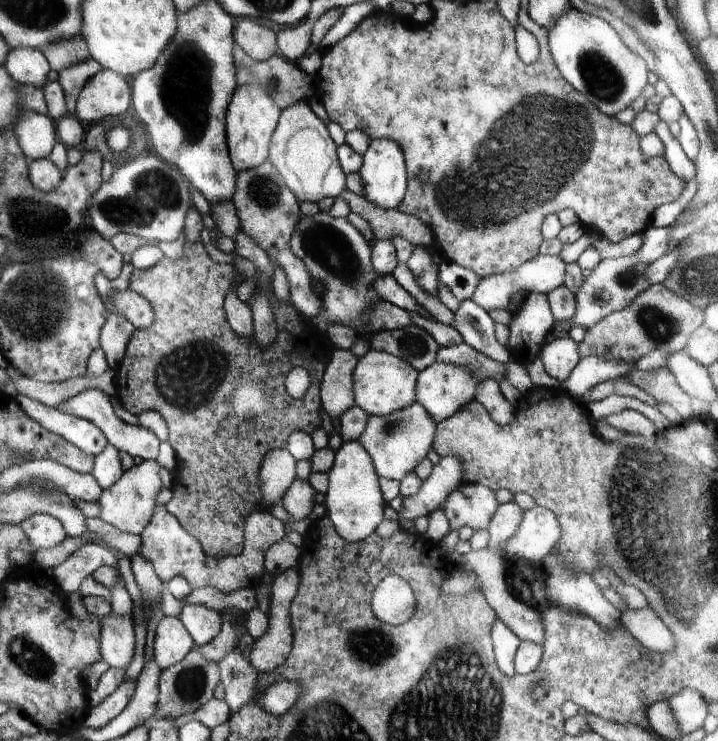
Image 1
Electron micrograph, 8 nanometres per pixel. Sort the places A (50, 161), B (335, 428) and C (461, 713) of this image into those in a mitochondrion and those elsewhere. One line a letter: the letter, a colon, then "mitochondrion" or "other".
A: other
B: other
C: mitochondrion

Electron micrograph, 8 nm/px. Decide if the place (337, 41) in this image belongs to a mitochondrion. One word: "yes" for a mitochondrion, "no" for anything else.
no

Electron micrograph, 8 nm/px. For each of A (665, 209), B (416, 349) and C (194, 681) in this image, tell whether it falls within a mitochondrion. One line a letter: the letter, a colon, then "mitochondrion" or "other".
A: other
B: mitochondrion
C: mitochondrion

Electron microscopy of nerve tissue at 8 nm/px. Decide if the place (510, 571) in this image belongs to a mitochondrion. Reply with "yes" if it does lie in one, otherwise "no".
no

